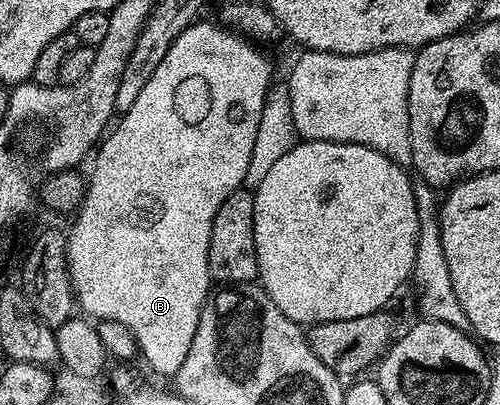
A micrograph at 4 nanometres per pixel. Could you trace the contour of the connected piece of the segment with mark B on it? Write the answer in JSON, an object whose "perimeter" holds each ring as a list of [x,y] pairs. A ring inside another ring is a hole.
{"perimeter":[[[205,19],[197,20],[196,24],[186,27],[186,31],[182,31],[182,35],[178,35],[178,37],[174,39],[170,51],[166,51],[166,59],[162,59],[162,63],[158,63],[158,68],[154,70],[154,75],[150,75],[150,79],[146,79],[146,83],[142,87],[142,92],[138,94],[138,99],[134,99],[134,107],[130,107],[130,111],[123,114],[123,116],[119,118],[120,122],[117,120],[115,124],[111,126],[107,136],[99,142],[98,148],[94,153],[96,162],[92,165],[92,174],[89,175],[88,173],[86,177],[84,200],[74,213],[76,222],[73,223],[72,230],[67,230],[66,233],[68,239],[68,274],[72,280],[72,291],[75,304],[79,306],[79,308],[81,305],[81,307],[85,309],[83,312],[87,314],[89,318],[95,319],[96,321],[122,323],[134,335],[139,356],[141,358],[144,356],[145,359],[148,360],[148,365],[154,372],[161,373],[162,376],[168,378],[171,378],[178,371],[178,367],[182,367],[182,362],[186,359],[186,351],[190,351],[190,343],[194,343],[194,331],[198,331],[198,319],[202,315],[202,307],[206,303],[208,294],[214,285],[212,276],[208,270],[208,244],[210,243],[210,231],[214,227],[214,215],[218,211],[218,207],[222,207],[222,203],[226,203],[228,196],[230,196],[235,189],[239,189],[244,185],[246,167],[250,167],[250,155],[254,152],[254,135],[258,135],[258,123],[262,119],[262,107],[266,103],[268,90],[271,89],[274,84],[274,78],[272,78],[272,61],[262,50],[260,50],[263,48],[261,48],[259,44],[253,43],[249,38],[225,27],[223,24],[217,23],[215,20],[213,20],[214,22],[204,20]]]}

